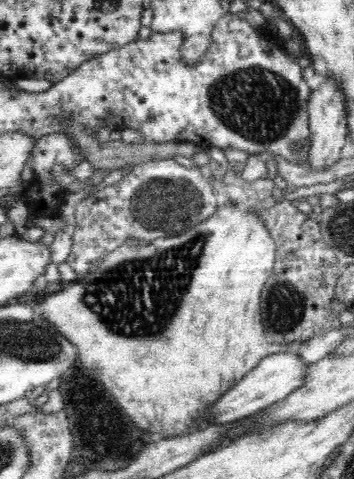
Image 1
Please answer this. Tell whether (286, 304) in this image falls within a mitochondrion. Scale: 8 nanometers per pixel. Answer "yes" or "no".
yes

